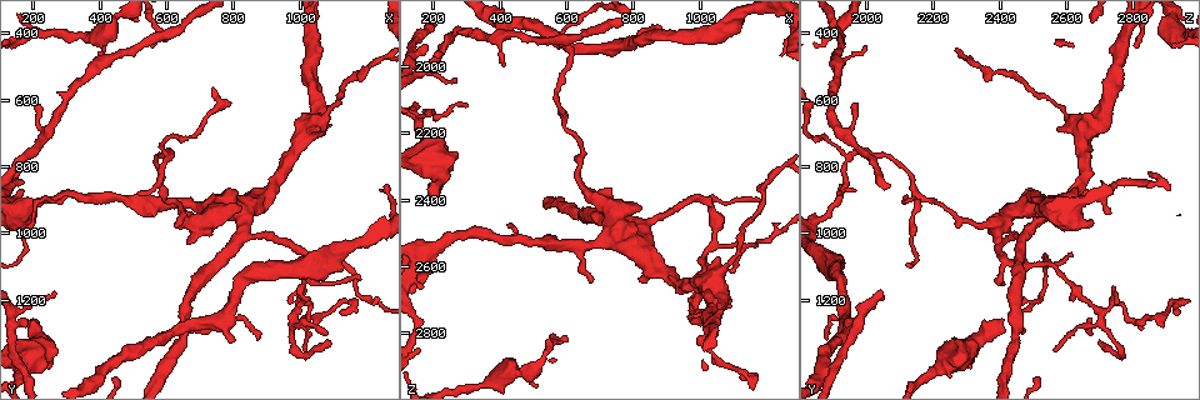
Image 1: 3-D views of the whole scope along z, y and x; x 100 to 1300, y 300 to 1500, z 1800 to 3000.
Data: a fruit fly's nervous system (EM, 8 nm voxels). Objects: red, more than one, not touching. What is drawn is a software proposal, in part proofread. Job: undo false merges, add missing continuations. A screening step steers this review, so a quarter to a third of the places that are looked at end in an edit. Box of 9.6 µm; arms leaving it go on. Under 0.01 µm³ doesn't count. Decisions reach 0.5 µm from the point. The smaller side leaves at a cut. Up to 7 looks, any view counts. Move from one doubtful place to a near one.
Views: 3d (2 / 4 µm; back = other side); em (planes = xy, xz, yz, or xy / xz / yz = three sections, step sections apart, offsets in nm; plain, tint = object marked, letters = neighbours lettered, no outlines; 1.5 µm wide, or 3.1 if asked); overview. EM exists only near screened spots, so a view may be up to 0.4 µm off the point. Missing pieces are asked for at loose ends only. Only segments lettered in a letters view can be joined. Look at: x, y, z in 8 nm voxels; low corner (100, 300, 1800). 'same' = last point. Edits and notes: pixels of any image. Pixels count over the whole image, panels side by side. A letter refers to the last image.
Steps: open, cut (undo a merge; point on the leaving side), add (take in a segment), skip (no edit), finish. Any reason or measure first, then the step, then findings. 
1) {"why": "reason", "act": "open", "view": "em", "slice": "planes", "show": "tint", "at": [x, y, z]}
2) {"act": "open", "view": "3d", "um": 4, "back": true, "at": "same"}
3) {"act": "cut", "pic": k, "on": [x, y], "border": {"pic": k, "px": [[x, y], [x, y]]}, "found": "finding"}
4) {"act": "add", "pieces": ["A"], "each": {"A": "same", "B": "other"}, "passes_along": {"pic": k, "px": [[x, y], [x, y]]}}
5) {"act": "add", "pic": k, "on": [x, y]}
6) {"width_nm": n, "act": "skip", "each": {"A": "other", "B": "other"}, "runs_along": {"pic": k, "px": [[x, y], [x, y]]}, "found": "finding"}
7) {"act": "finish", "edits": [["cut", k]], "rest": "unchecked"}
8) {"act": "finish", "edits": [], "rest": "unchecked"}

{"why": "thin end", "act": "open", "view": "3d", "um": 2, "back": true, "at": [510, 880, 1920]}

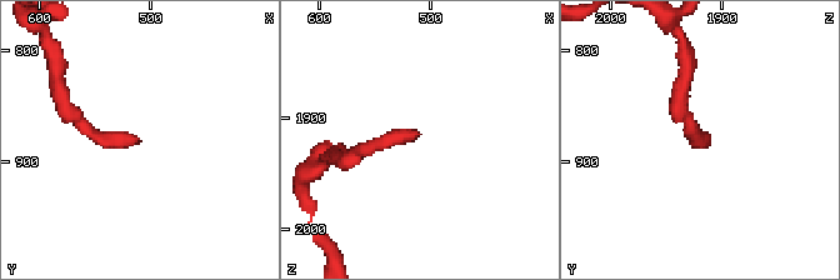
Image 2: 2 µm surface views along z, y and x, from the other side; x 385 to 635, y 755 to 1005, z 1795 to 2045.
{"act": "open", "view": "em", "slice": "planes", "show": "letters", "at": [510, 880, 1916]}

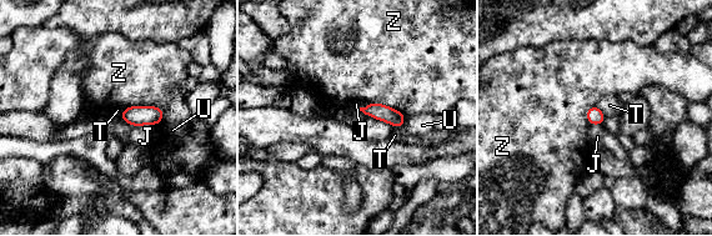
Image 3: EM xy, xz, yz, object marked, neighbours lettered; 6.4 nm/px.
{"act": "skip", "each": {"J": "other", "T": "other", "U": "other", "Z": "other"}, "found": "none of them fits"}

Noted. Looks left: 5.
{"why": "sharp bend", "act": "open", "view": "3d", "um": 4, "at": [1140, 1220, 2930]}

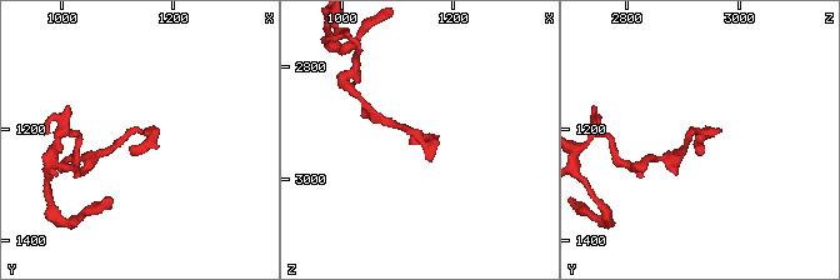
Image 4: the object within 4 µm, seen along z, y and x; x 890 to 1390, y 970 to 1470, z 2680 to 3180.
{"why": "shape alone is not enough", "act": "open", "view": "em", "slice": "planes", "show": "letters", "at": [1150, 1220, 2935]}

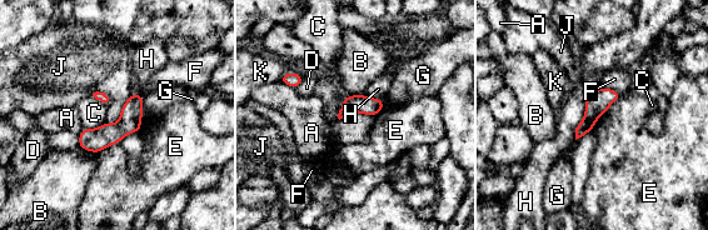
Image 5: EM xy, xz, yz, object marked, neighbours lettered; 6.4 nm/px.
{"width_nm": 120, "longest_contact_nm": ["H", 300], "act": "skip", "each": {"A": "other", "B": "other", "C": "other", "D": "other", "E": "other", "F": "other", "G": "other", "H": "other", "J": "other", "K": "other"}, "found": "all the same neuron"}

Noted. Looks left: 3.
{"why": "long arm stops here", "act": "open", "view": "3d", "um": 4, "at": [550, 430, 2800]}

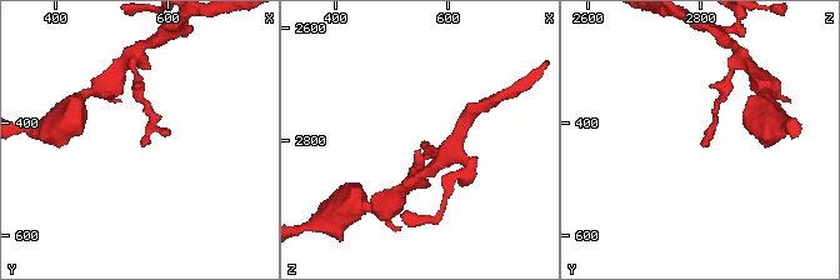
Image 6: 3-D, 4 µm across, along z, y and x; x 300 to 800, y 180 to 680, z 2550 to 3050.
{"act": "open", "view": "em", "slice": "xz", "step": 4, "show": "tint", "at": [555, 445, 2805]}

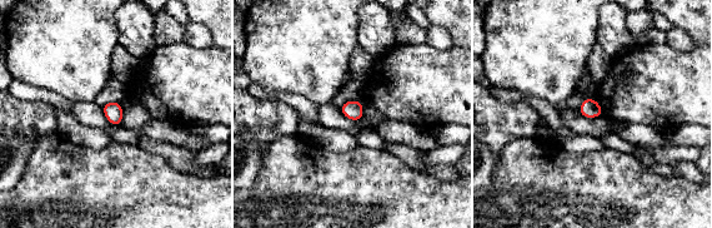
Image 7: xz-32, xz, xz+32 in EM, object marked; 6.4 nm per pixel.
{"act": "open", "view": "em", "slice": "planes", "show": "letters", "at": "same"}

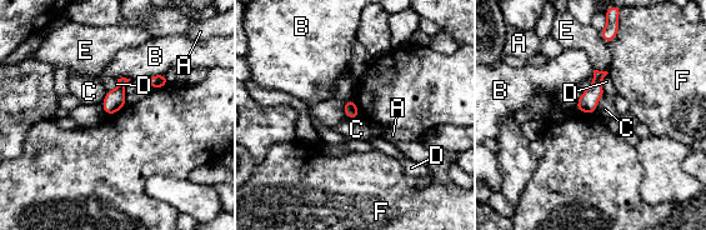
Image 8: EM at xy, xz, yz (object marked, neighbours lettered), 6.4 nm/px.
{"width_nm": 90, "act": "skip", "each": {"A": "other", "B": "other", "C": "other", "D": "other", "E": "other", "F": "other"}, "border": {"pic": 8, "px": [[604, 94], [596, 105], [595, 113]]}, "found": "no lettered segment goes on from it"}

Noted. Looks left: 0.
{"act": "finish", "edits": [], "rest": "unchecked"}

